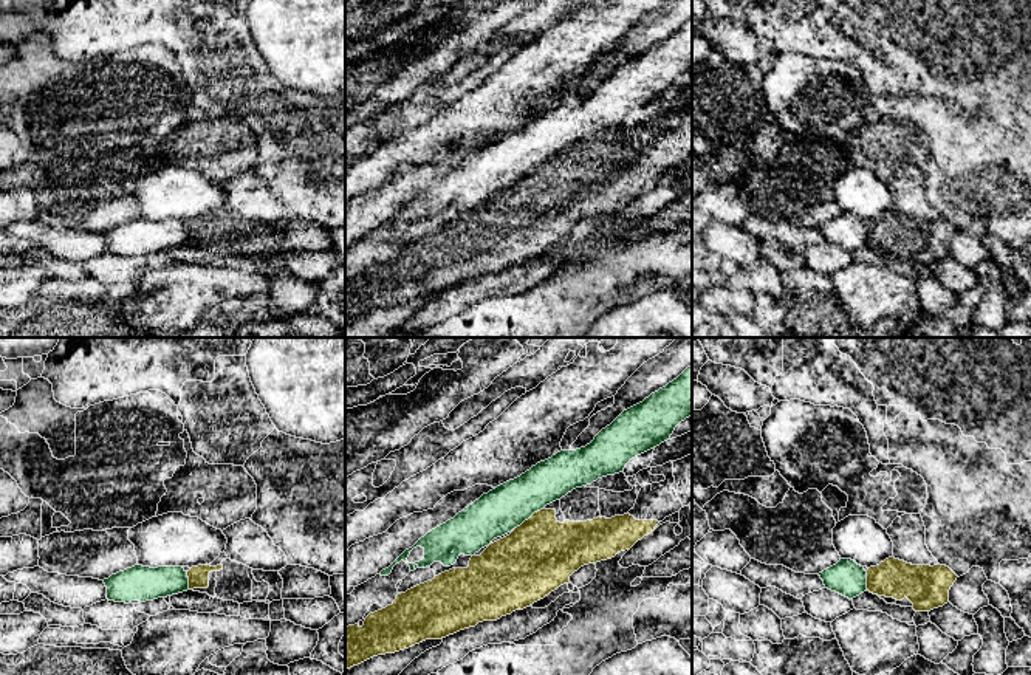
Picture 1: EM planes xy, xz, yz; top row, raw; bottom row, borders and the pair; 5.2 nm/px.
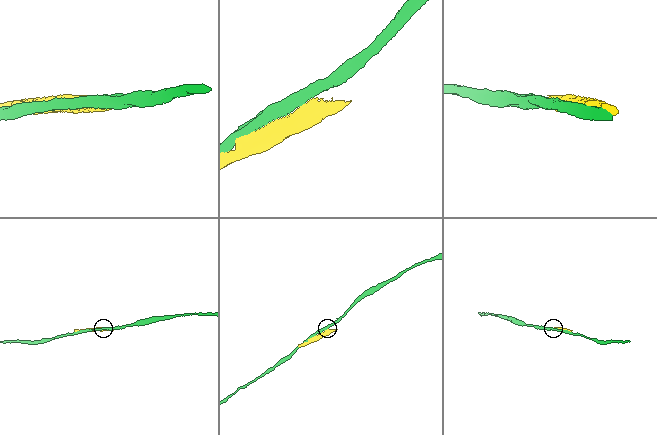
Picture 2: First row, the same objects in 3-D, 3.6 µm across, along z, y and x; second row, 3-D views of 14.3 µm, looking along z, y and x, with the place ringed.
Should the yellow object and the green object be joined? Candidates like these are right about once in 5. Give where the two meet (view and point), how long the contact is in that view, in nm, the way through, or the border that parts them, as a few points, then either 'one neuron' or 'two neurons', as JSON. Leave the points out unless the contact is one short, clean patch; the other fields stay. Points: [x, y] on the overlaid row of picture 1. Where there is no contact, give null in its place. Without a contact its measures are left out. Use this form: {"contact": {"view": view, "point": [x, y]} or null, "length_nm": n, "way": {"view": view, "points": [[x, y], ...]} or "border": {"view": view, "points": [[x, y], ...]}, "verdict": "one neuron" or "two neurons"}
{"contact": {"view": "xz", "point": [530, 517]}, "length_nm": 180, "verdict": "two neurons"}

